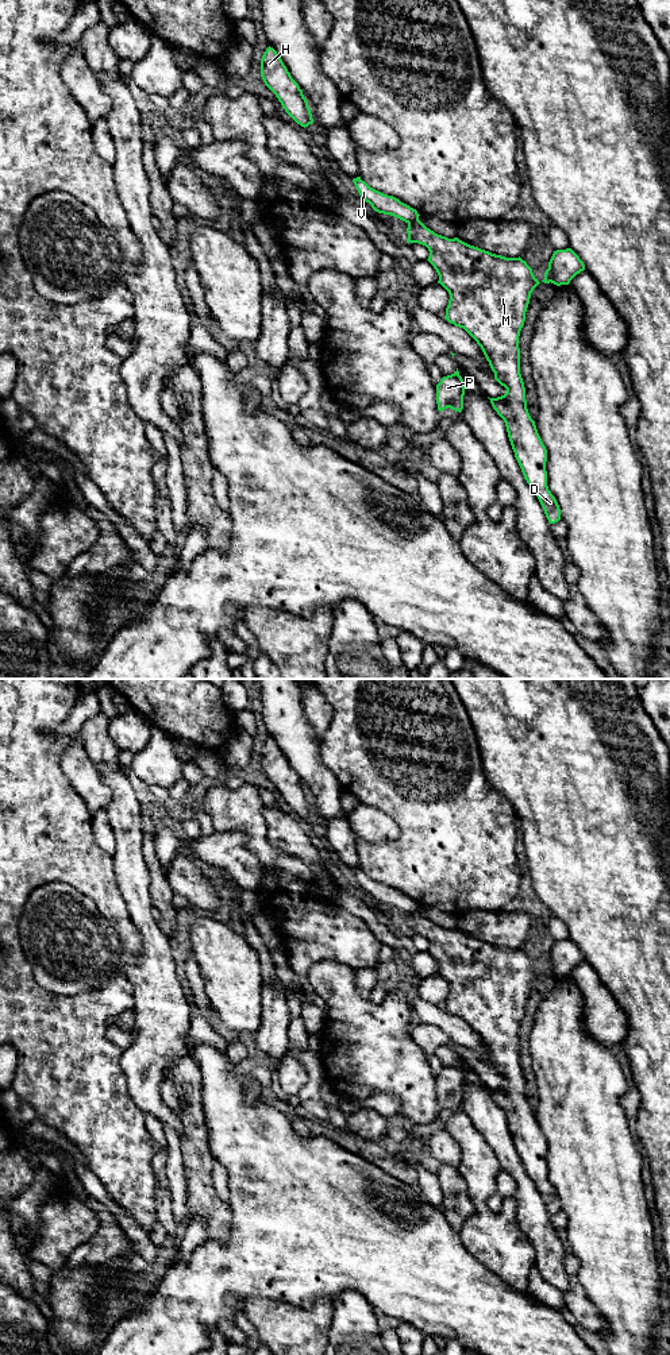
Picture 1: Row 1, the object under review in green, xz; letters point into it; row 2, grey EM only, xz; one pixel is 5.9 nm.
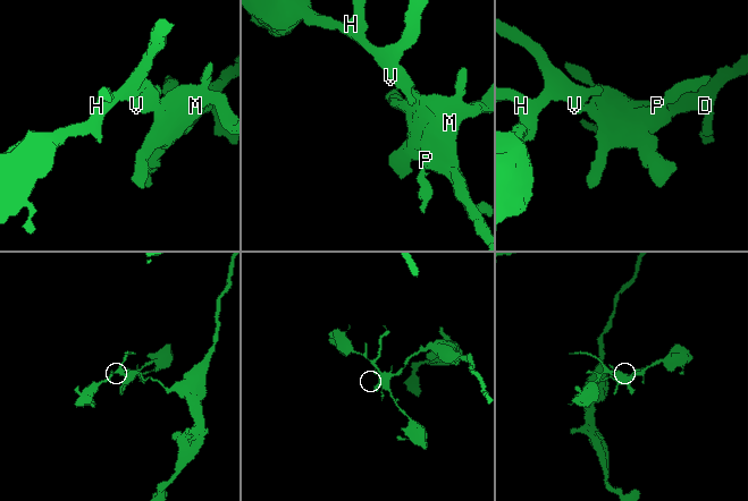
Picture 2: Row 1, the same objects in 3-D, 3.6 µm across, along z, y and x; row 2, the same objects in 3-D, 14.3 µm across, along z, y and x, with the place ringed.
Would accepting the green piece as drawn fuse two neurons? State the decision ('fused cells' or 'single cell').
fused cells

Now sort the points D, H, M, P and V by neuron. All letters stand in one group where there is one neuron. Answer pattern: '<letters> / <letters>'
D M P / H V

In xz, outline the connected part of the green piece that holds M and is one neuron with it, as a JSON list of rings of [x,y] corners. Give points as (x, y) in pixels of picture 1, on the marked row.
[[[419,219],[408,224],[407,233],[408,243],[419,243],[428,248],[427,260],[439,275],[438,283],[450,294],[444,319],[463,328],[477,341],[494,372],[494,379],[507,389],[504,395],[489,398],[490,404],[505,422],[515,458],[548,522],[558,522],[561,509],[547,486],[547,449],[528,413],[525,387],[520,374],[519,336],[525,321],[531,293],[540,282],[520,256],[505,258],[470,246],[458,238],[448,239],[427,228]]]

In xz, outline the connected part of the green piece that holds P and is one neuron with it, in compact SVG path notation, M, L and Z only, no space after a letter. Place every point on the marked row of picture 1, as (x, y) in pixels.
M457 371L451 375L443 377L436 385L436 404L438 410L442 412L447 408L462 412L465 395L465 382Z

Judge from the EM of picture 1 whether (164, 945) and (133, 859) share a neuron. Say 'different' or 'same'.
same

